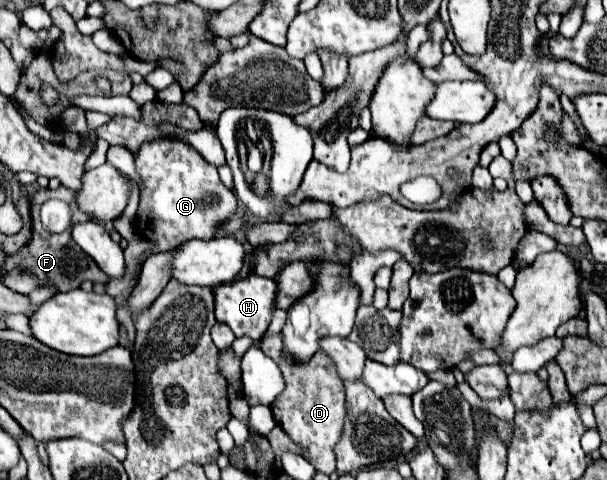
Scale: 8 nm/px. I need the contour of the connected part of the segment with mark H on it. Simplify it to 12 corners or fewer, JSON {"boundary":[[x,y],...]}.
{"boundary":[[256,274],[214,288],[216,320],[260,340],[276,284]]}

